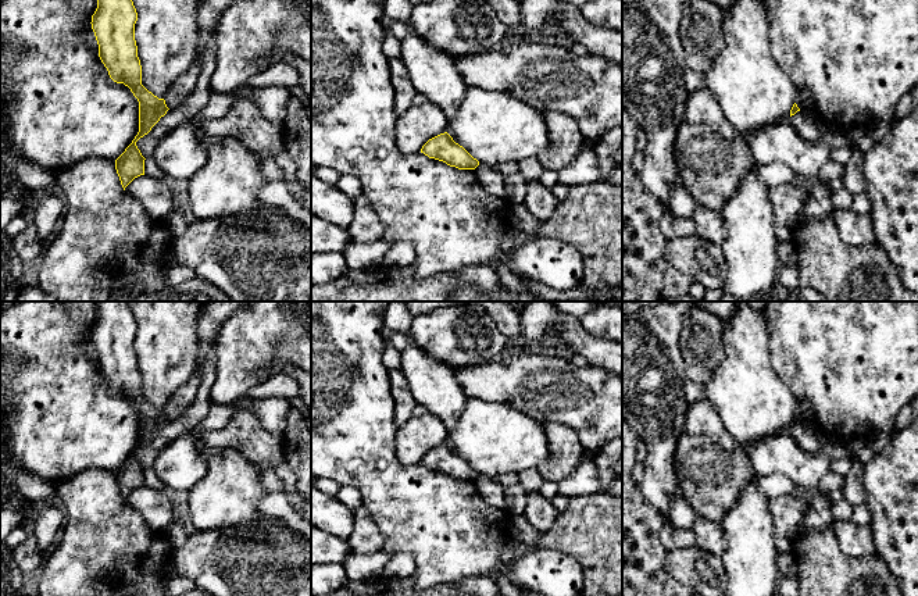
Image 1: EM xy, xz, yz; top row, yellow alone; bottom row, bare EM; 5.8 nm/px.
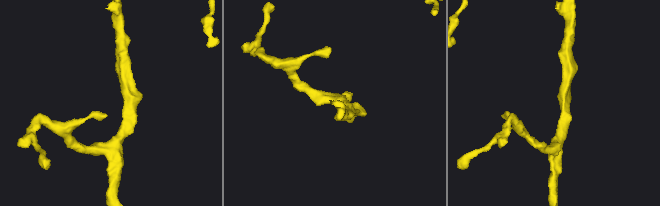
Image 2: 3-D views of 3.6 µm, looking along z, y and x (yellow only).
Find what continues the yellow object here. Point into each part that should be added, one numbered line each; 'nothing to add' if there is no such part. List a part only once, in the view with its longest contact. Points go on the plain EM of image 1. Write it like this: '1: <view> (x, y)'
nothing to add

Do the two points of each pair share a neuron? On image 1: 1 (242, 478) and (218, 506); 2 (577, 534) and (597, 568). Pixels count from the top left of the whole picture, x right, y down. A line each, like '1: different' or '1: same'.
1: same
2: same

